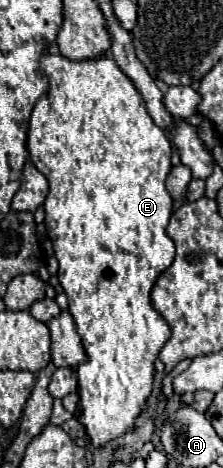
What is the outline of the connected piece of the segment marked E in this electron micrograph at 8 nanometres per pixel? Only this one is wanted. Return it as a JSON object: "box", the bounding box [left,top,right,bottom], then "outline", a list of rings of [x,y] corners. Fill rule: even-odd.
{"box":[27,54,175,448],"outline":[[[45,54],[41,58],[41,70],[49,76],[49,92],[47,92],[47,98],[39,100],[31,112],[29,134],[27,134],[27,152],[29,152],[29,158],[35,164],[35,168],[41,174],[45,174],[45,178],[49,180],[49,194],[43,204],[45,206],[45,228],[53,242],[55,258],[59,262],[57,278],[67,294],[69,312],[75,320],[77,334],[81,336],[81,344],[87,354],[87,360],[75,368],[77,384],[79,384],[79,410],[81,410],[77,420],[81,422],[81,426],[85,426],[85,432],[87,432],[93,448],[101,448],[103,444],[135,430],[135,420],[145,410],[147,398],[153,392],[153,374],[155,374],[153,364],[155,364],[163,344],[171,338],[169,324],[163,320],[163,316],[151,304],[151,288],[153,288],[155,280],[159,278],[159,274],[163,274],[171,266],[171,260],[175,260],[175,244],[167,236],[167,224],[169,224],[169,218],[173,212],[173,202],[165,188],[165,178],[171,170],[171,142],[167,140],[167,134],[159,126],[153,124],[153,120],[149,118],[149,114],[145,110],[145,102],[143,102],[141,94],[135,90],[133,82],[119,70],[119,66],[115,64],[115,60],[111,56],[101,56],[101,58],[85,60],[85,62],[73,62],[61,54],[57,54],[57,56]]]}

